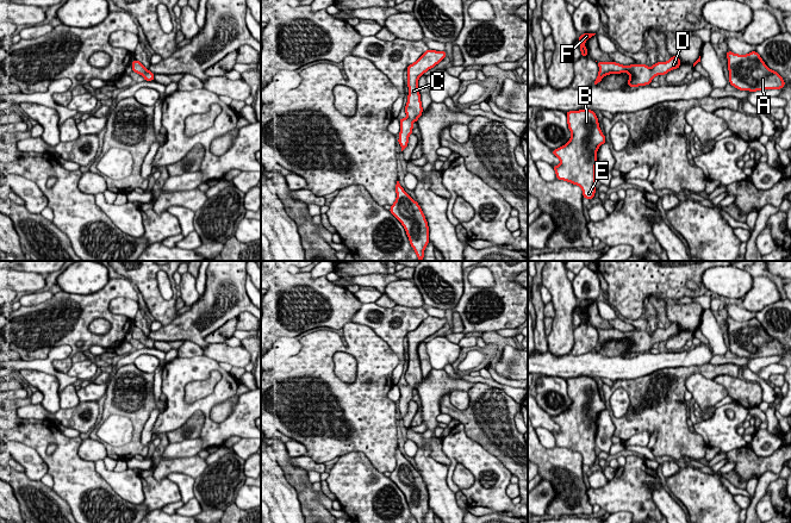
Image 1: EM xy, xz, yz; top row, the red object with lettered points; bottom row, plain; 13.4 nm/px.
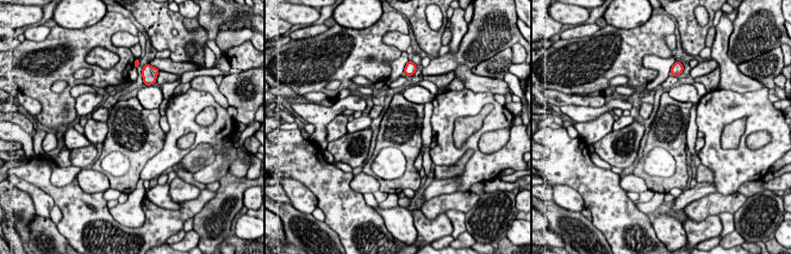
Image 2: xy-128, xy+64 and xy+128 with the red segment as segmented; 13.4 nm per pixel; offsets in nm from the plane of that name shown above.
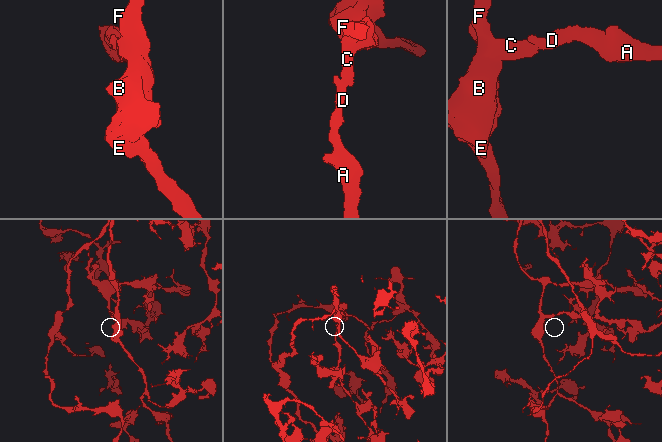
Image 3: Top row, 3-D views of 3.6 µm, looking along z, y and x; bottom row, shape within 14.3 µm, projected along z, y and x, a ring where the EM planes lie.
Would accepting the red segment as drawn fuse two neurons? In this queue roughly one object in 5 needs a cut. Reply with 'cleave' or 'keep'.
keep

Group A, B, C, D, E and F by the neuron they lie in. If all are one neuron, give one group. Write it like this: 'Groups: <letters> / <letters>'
Groups: A B C D E F

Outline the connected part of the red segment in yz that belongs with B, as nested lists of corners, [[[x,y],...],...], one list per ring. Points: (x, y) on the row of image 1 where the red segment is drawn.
[[[569,111],[566,116],[572,137],[567,144],[552,150],[560,160],[553,168],[558,180],[580,186],[583,197],[591,200],[596,193],[597,150],[606,139],[594,111]]]

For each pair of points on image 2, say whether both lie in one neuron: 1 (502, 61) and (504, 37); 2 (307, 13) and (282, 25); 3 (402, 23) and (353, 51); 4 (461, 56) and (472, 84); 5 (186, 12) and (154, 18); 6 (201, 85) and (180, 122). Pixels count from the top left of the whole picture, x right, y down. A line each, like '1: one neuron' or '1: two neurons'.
1: two neurons
2: two neurons
3: one neuron
4: two neurons
5: two neurons
6: two neurons

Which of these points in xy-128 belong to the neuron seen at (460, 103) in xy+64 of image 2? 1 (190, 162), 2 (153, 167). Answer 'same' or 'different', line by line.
1: different
2: same

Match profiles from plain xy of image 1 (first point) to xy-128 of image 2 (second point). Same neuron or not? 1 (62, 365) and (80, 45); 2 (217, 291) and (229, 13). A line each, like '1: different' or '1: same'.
1: same
2: different

